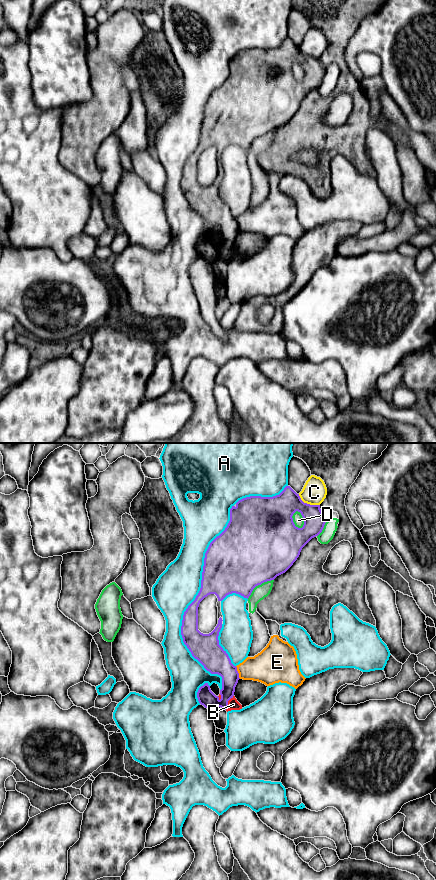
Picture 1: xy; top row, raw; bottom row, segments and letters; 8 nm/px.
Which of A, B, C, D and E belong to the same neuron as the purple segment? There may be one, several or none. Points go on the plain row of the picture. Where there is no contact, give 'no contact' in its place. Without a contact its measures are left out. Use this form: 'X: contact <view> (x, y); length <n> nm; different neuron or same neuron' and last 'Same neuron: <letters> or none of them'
A: contact xy (193, 153); length 1500 nm; different neuron
B: contact xy (227, 254); length 140 nm; different neuron
C: contact xy (308, 56); length 200 nm; different neuron
D: contact xy (303, 70); length 160 nm; different neuron
E: contact xy (237, 224); length 110 nm; different neuron
Same neuron: none of them

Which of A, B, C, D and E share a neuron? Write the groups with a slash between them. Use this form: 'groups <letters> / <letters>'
groups A / B / C / D / E

